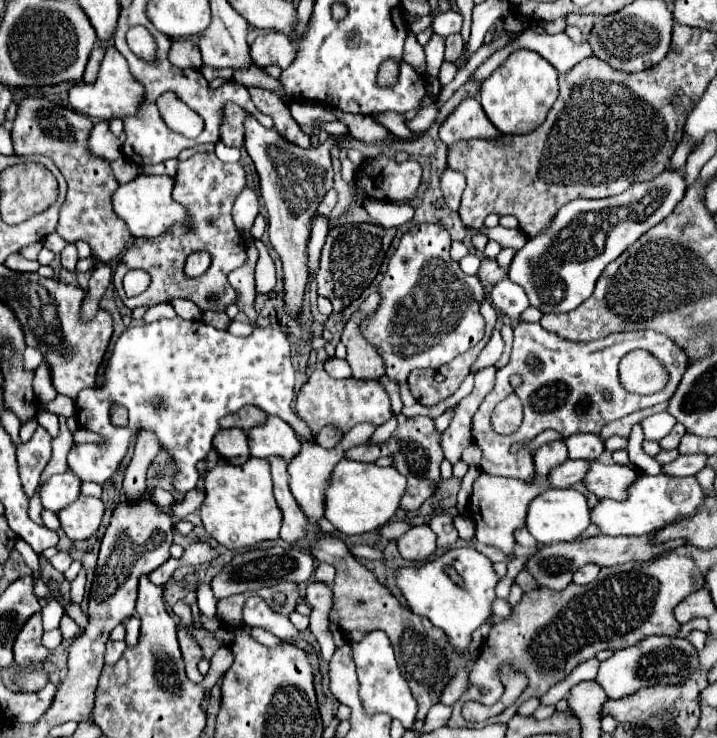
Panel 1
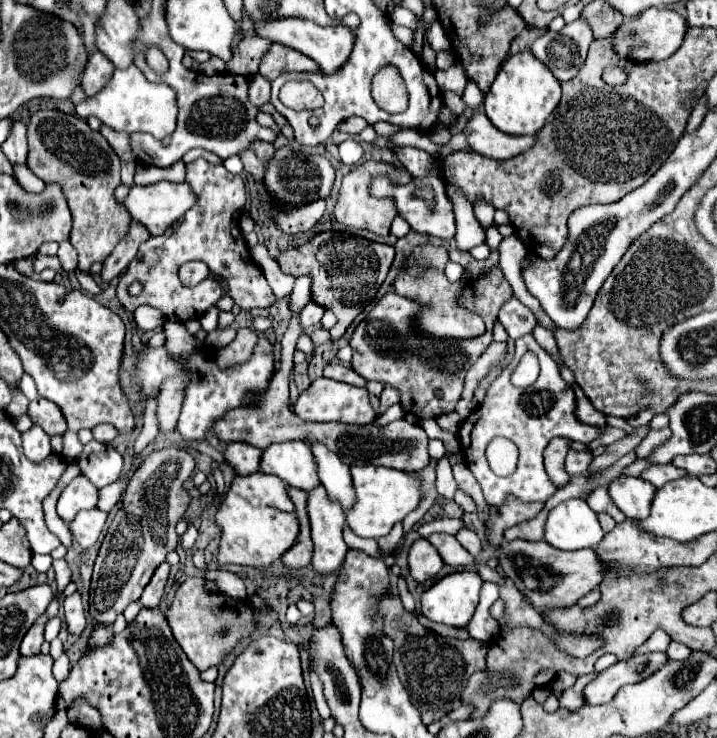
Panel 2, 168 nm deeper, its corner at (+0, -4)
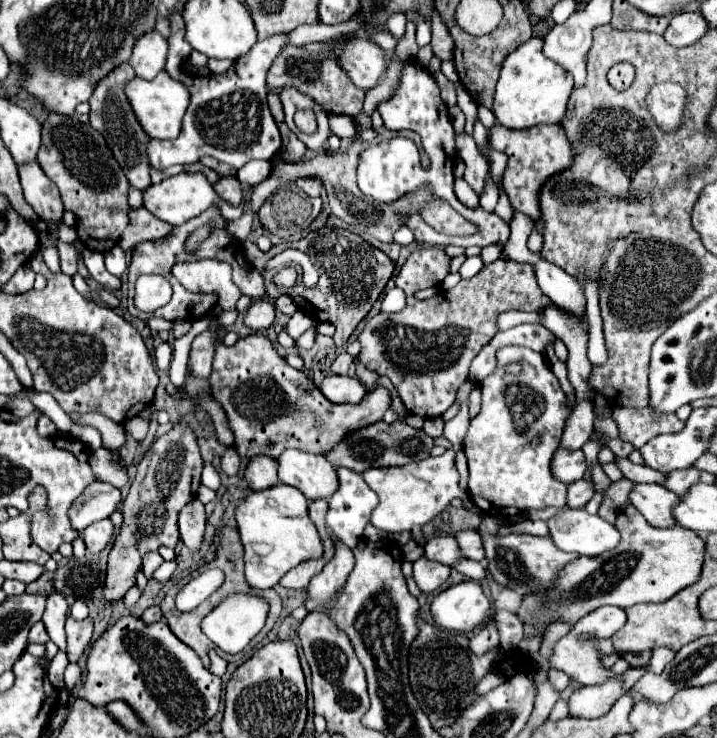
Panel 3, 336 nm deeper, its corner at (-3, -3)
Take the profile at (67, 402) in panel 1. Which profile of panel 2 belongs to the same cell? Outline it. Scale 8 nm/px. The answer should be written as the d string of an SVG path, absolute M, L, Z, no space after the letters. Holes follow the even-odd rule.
M43 398L33 400L29 404L27 414L33 420L33 424L39 424L49 436L63 436L67 430L61 410L57 410L57 406L53 406L53 402L49 400Z

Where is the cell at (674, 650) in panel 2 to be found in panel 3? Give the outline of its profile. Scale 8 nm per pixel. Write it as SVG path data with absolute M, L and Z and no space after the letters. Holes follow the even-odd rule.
M664 647L656 649L656 651L652 653L652 659L650 659L650 663L648 663L648 669L652 669L654 673L660 673L660 669L664 669L664 667L672 661L674 655L676 655L674 649L664 649Z

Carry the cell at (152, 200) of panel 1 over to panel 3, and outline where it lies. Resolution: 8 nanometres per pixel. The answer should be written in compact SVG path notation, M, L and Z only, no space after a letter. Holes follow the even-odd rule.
M180 173L180 175L174 175L174 177L168 177L168 179L164 179L162 183L158 183L158 185L150 185L146 191L144 191L144 201L142 201L142 205L154 215L154 217L158 217L160 221L166 221L166 223L170 223L170 225L182 225L182 223L186 223L188 219L192 219L192 217L196 217L196 215L200 215L202 211L206 211L210 205L214 205L214 203L218 203L220 205L220 209L222 209L222 213L224 213L224 217L228 219L228 221L238 221L240 217L242 217L242 209L240 207L230 207L230 205L226 205L222 199L218 199L218 195L214 193L214 189L212 189L212 185L208 183L208 179L202 175L202 173L194 173L194 175L186 175L186 173Z

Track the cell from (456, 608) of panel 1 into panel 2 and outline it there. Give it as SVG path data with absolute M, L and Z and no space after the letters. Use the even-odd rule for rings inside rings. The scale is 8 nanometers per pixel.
M475 570L441 578L421 596L423 616L447 626L467 626L477 608L481 584L483 580Z

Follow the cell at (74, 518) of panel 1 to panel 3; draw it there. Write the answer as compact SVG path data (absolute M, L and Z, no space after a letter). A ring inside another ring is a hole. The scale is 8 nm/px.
M104 519L104 521L96 521L96 523L88 525L88 529L84 529L80 533L80 537L84 539L88 551L98 553L98 551L102 551L108 545L108 541L112 537L112 529L114 529L112 521Z

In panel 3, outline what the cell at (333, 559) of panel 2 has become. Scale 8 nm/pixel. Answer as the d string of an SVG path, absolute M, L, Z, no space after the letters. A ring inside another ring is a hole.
M336 537L332 539L334 539L334 557L324 565L322 573L312 577L308 585L308 601L304 605L308 611L322 609L324 603L342 589L350 571L354 569L352 549L348 549L348 545L340 545Z

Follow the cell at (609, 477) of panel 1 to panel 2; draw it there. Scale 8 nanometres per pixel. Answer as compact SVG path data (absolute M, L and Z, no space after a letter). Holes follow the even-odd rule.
M617 478L615 482L609 484L609 494L617 508L625 512L627 518L633 520L649 516L655 492L657 488L641 478Z

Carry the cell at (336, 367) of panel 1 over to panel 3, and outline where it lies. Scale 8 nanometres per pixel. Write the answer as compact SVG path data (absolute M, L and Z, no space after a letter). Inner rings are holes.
M340 353L340 355L334 359L334 363L332 363L332 373L336 373L336 375L348 375L350 363L352 363L352 355Z

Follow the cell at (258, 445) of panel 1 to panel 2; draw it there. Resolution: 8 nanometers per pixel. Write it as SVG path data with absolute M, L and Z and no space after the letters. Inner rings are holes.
M281 442L267 446L261 458L261 470L265 474L279 476L289 486L305 492L321 484L315 456L305 442Z

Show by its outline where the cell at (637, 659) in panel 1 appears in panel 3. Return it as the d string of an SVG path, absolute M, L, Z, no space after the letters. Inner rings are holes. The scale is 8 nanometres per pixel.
M632 667L622 673L624 681L604 681L600 685L580 687L568 699L570 715L592 719L592 717L600 717L608 713L614 701L620 699L626 693L626 689L630 689L644 673L646 673L644 667Z

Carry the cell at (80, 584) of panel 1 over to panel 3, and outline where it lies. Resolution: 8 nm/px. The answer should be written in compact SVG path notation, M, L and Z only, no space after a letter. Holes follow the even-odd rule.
M72 615L66 617L66 641L68 641L66 653L72 663L80 659L86 645L90 643L90 637L92 637L92 619L90 617L82 621L74 619Z

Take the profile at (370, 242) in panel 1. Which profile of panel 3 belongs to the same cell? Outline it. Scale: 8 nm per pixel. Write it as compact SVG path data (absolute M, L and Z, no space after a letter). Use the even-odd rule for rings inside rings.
M320 229L320 231L310 231L306 237L302 237L300 241L294 243L296 249L304 251L312 265L318 269L320 273L320 281L316 283L316 287L304 287L300 281L294 287L284 287L280 289L274 283L274 275L276 271L266 271L264 265L276 255L280 253L280 245L272 247L268 253L262 253L256 243L252 243L250 239L244 241L244 255L246 259L252 263L252 267L256 267L258 271L262 271L264 279L266 279L266 291L268 295L276 297L280 293L288 293L294 303L298 305L298 309L316 319L316 321L328 321L336 325L336 333L334 333L334 341L338 347L342 347L348 337L352 335L352 331L356 329L356 325L366 317L366 313L372 309L374 301L380 297L380 293L384 291L388 279L394 273L394 263L392 259L382 253L380 249L376 249L374 245L370 245L368 241L364 241L360 235L346 231L346 229Z

